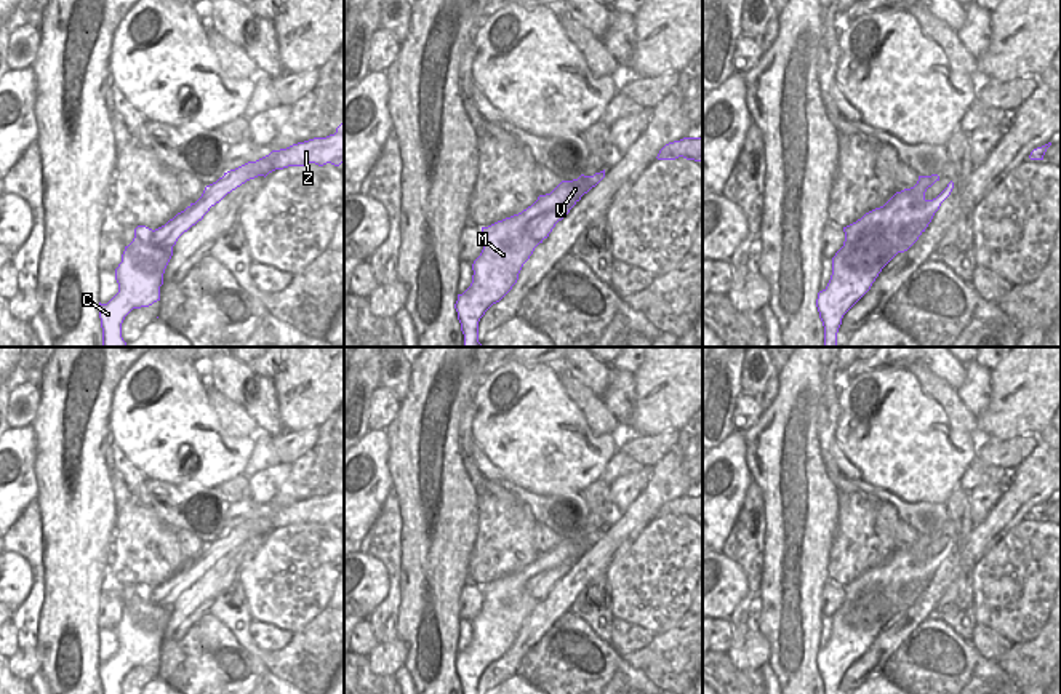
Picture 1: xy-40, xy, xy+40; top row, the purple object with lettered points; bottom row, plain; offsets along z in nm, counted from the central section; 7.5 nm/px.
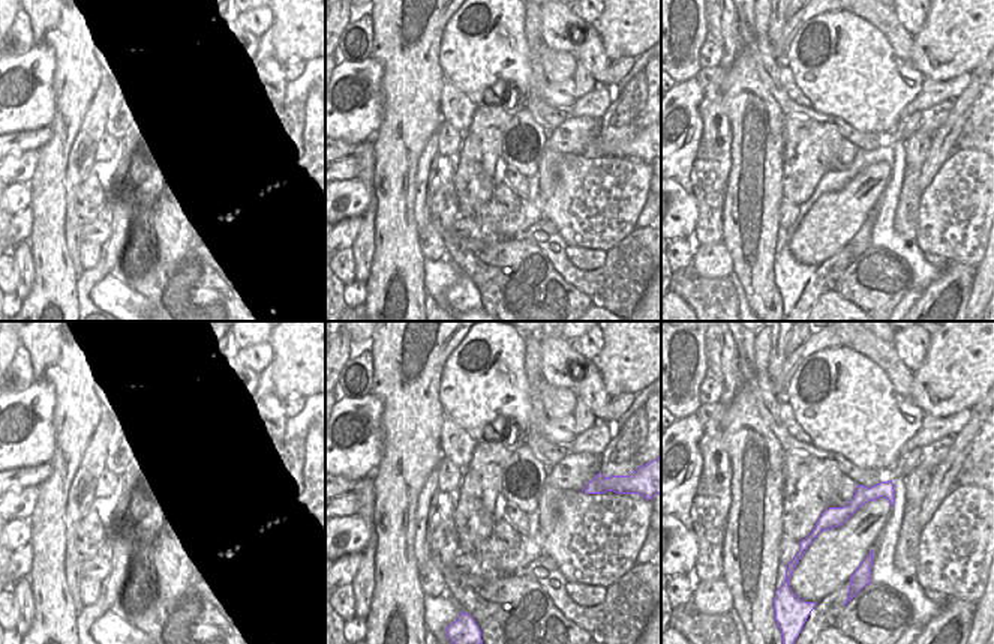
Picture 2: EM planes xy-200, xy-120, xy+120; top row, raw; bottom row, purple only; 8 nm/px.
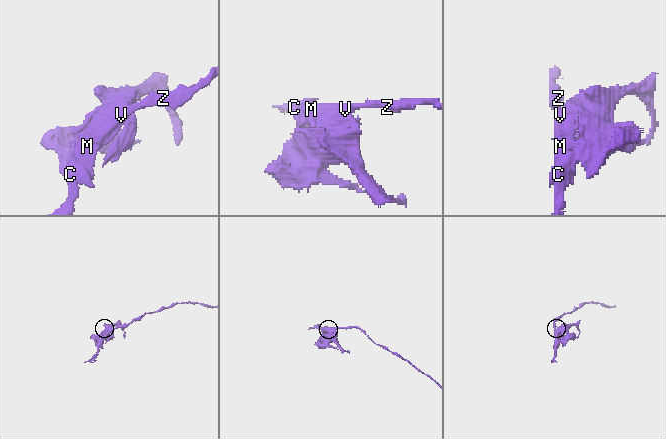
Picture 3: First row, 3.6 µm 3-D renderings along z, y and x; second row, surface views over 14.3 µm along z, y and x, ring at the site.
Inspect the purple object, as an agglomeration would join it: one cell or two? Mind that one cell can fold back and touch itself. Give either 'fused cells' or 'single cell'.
fused cells

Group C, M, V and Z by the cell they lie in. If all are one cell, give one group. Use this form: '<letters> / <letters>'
C M V / Z

